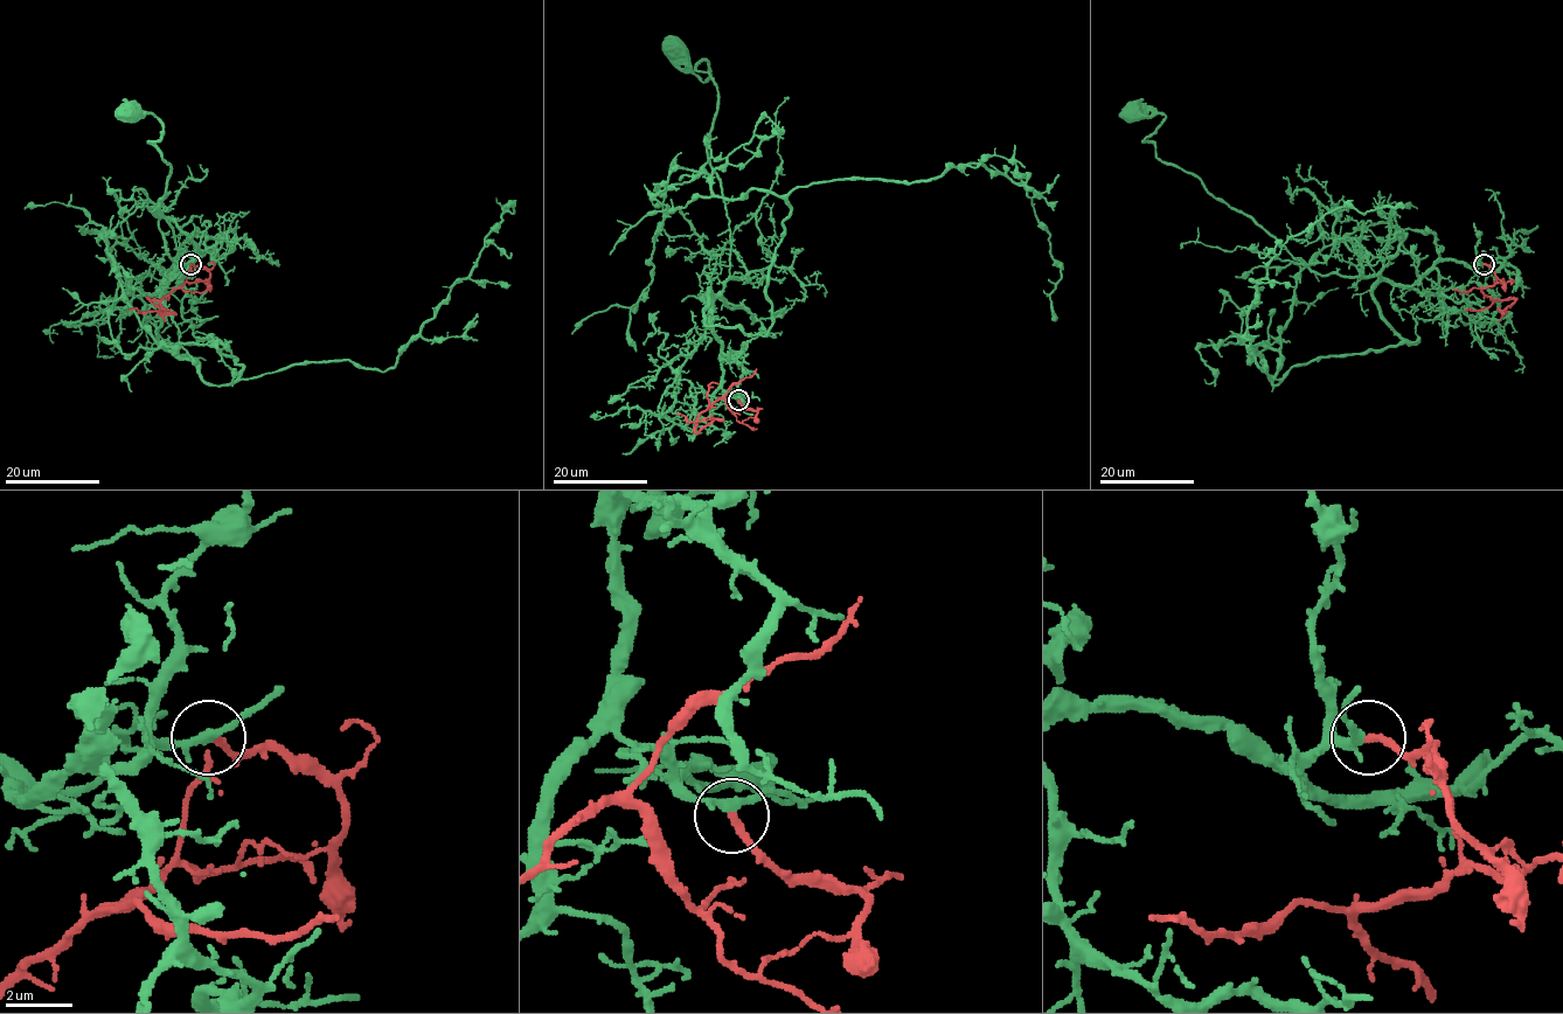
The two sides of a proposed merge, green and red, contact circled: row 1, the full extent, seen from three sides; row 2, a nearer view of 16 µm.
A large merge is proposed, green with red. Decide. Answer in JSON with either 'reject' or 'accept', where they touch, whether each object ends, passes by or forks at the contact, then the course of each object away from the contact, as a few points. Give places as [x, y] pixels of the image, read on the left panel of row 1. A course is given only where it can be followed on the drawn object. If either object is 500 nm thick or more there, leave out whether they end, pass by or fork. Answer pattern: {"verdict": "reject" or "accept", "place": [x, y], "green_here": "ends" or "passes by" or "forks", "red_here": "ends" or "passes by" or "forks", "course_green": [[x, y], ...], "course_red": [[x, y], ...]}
{"verdict": "accept", "place": [190, 264], "green_here": "passes by", "red_here": "ends", "course_green": [[190, 264], [175, 259], [164, 285], [183, 273], [159, 212], [169, 165], [148, 143], [162, 123], [130, 108]], "course_red": [[190, 264], [202, 265], [209, 276], [181, 285], [159, 299], [148, 298], [166, 314], [129, 308]]}

